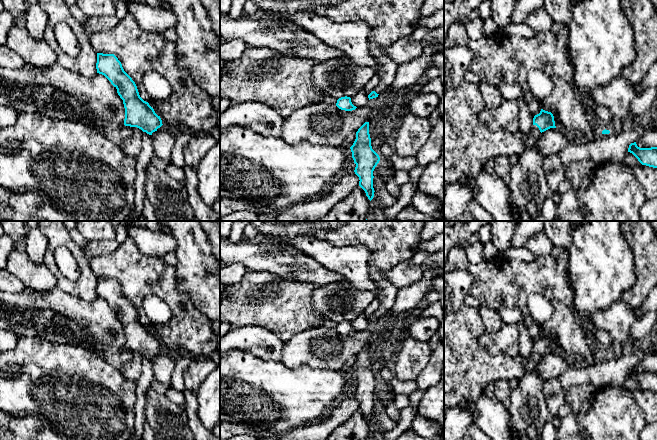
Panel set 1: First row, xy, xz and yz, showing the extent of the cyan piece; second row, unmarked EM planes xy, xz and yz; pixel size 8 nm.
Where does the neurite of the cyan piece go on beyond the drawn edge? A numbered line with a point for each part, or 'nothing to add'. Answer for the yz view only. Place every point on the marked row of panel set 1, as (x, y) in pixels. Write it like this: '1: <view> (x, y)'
1: yz (468, 144)

